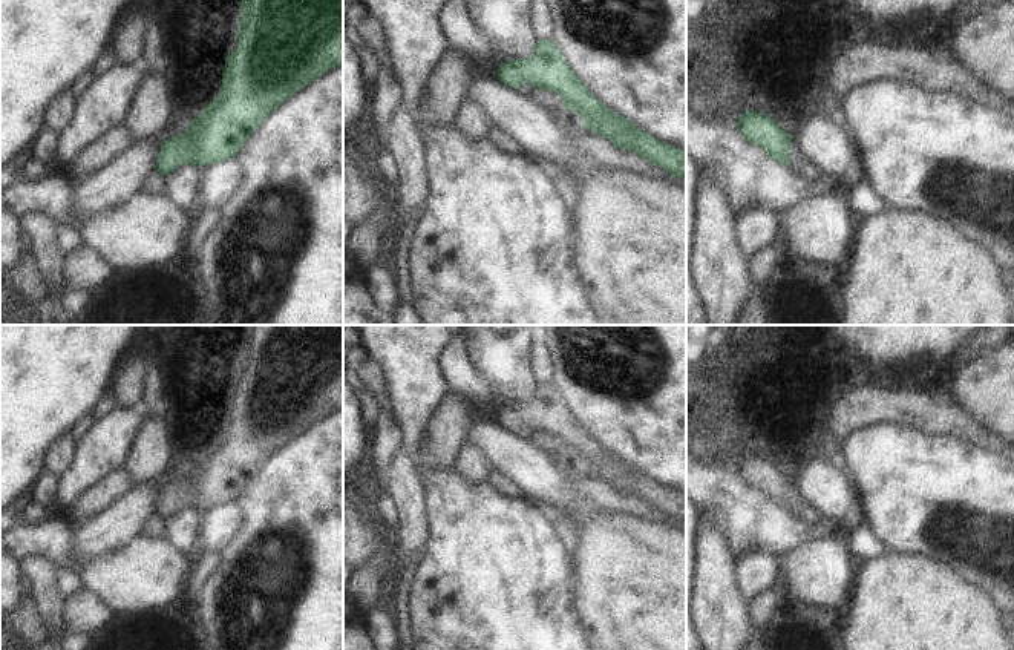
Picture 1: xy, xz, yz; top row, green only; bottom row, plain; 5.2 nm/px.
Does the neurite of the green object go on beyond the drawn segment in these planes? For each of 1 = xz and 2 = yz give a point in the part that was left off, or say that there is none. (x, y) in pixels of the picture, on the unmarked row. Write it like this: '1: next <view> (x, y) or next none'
1: next xz (526, 433)
2: next yz (801, 506)

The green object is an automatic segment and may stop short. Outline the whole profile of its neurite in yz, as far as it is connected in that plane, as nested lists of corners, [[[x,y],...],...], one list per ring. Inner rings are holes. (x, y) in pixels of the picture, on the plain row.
[[[749,452],[741,457],[737,471],[746,484],[761,491],[774,504],[790,509],[810,526],[823,521],[821,514],[801,495],[795,483],[770,460]]]

